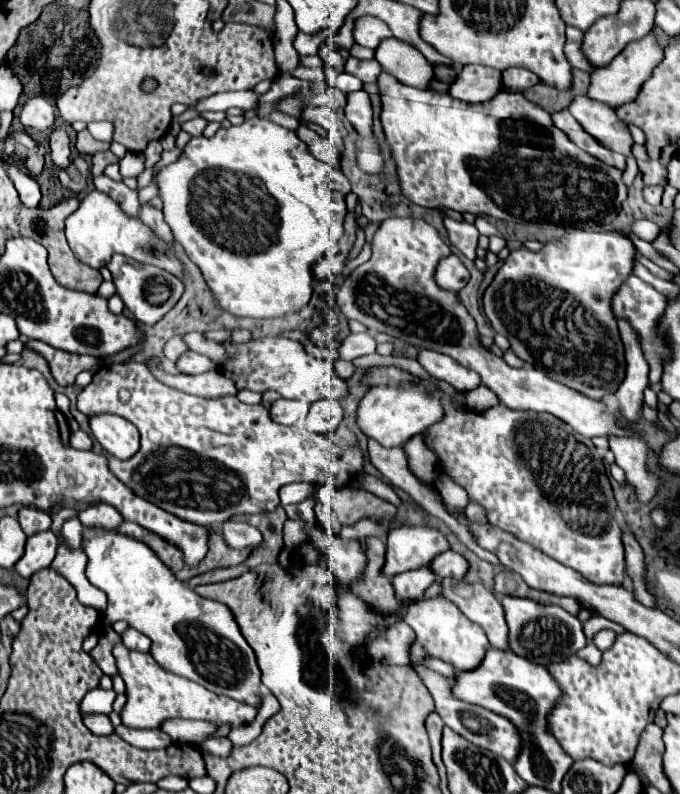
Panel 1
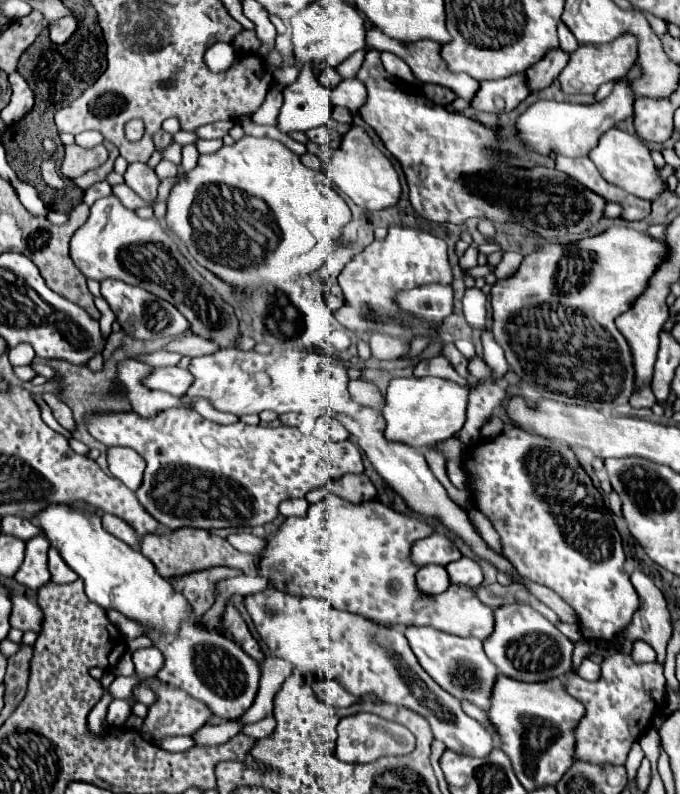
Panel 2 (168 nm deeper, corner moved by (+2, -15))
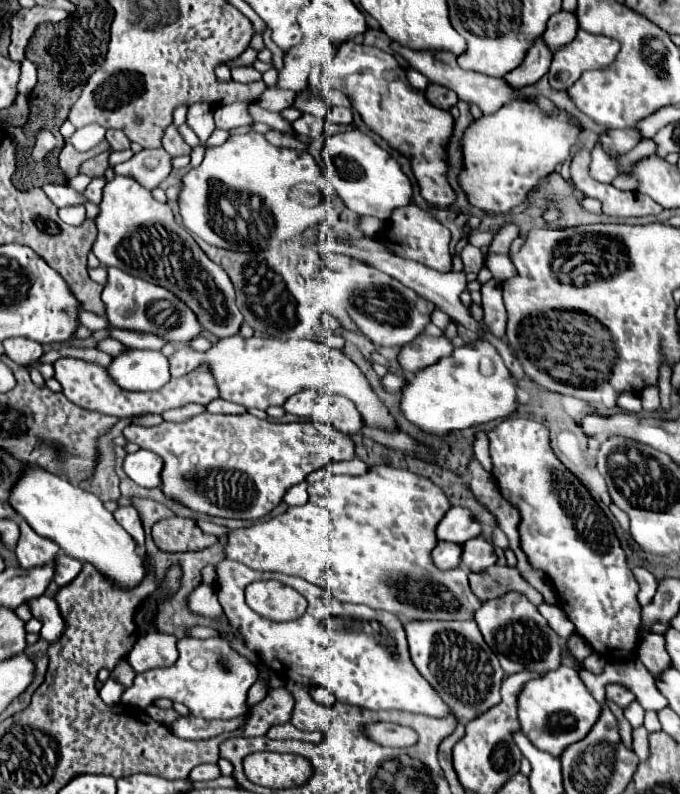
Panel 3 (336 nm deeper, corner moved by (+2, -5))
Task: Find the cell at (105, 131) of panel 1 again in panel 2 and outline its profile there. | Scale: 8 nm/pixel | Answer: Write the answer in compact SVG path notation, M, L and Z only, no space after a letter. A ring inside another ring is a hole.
M91 130L91 132L83 132L83 134L75 136L75 144L81 146L81 148L87 148L87 150L99 146L101 142L103 142L103 136L101 136L99 132L95 132L95 130Z

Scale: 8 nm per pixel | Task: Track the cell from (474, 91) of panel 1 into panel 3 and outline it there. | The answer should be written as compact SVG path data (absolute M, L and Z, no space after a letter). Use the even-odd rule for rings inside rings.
M541 38L535 40L535 46L531 46L531 50L527 52L525 60L521 66L517 66L513 72L505 74L503 80L515 90L521 90L525 86L533 86L541 76L547 74L549 64L551 64L551 50L541 42Z

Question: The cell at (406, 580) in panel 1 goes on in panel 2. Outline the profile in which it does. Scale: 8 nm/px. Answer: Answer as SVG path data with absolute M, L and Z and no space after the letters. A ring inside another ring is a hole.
M423 566L417 572L417 584L419 590L425 594L441 594L443 590L447 590L449 576L447 576L447 568L445 566Z

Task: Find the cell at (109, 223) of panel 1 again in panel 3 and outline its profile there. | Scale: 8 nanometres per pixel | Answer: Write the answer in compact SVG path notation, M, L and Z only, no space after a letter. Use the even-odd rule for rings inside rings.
M115 176L103 188L95 224L97 238L91 250L101 266L115 266L131 276L167 288L195 312L203 330L217 338L239 334L243 316L235 304L235 290L227 272L205 256L191 234L175 222L171 208L153 200L149 190L133 178Z

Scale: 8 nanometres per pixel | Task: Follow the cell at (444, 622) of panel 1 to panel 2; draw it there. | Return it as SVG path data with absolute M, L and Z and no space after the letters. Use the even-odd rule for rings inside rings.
M407 626L405 628L405 638L409 640L409 646L413 650L413 654L417 656L421 668L451 696L455 696L457 700L467 700L473 702L475 706L479 706L481 710L487 712L487 708L491 706L491 688L495 684L495 676L499 674L499 670L495 668L495 664L491 664L491 660L487 658L487 654L483 652L483 644L481 640L475 638L459 638L435 628L427 628L427 626Z

